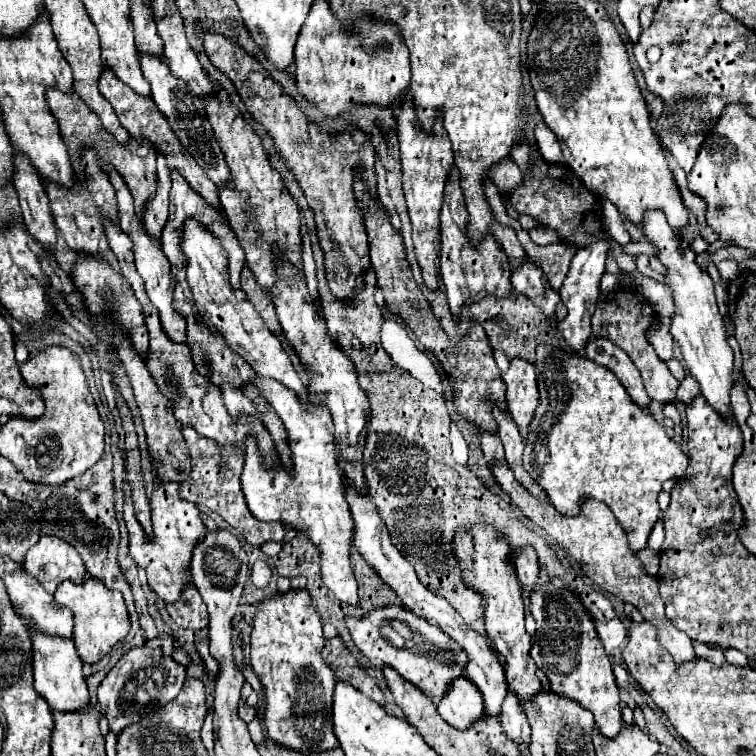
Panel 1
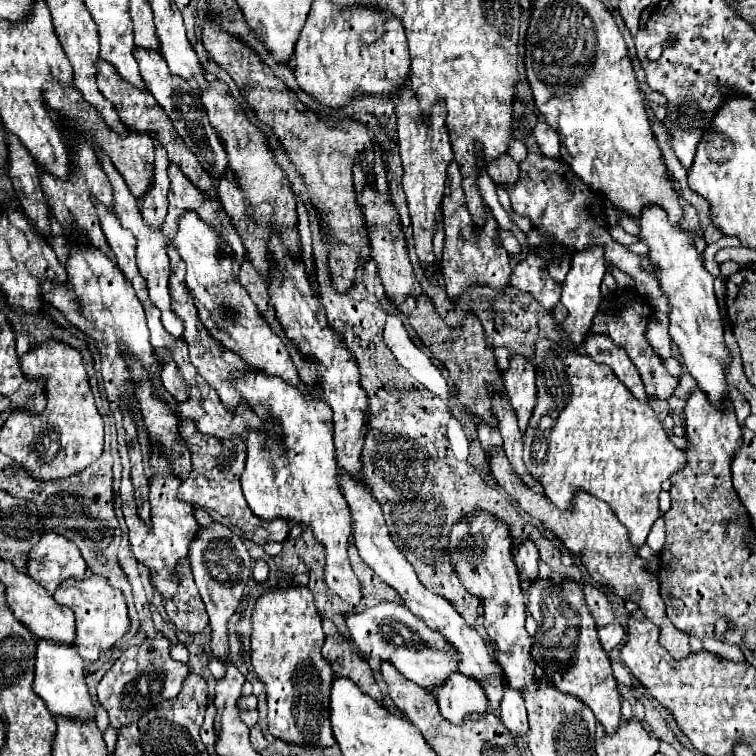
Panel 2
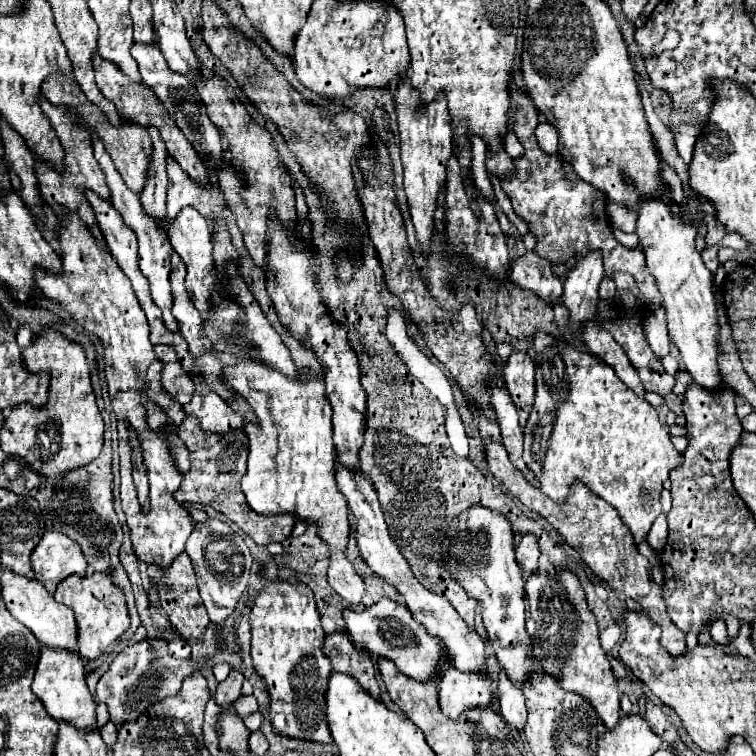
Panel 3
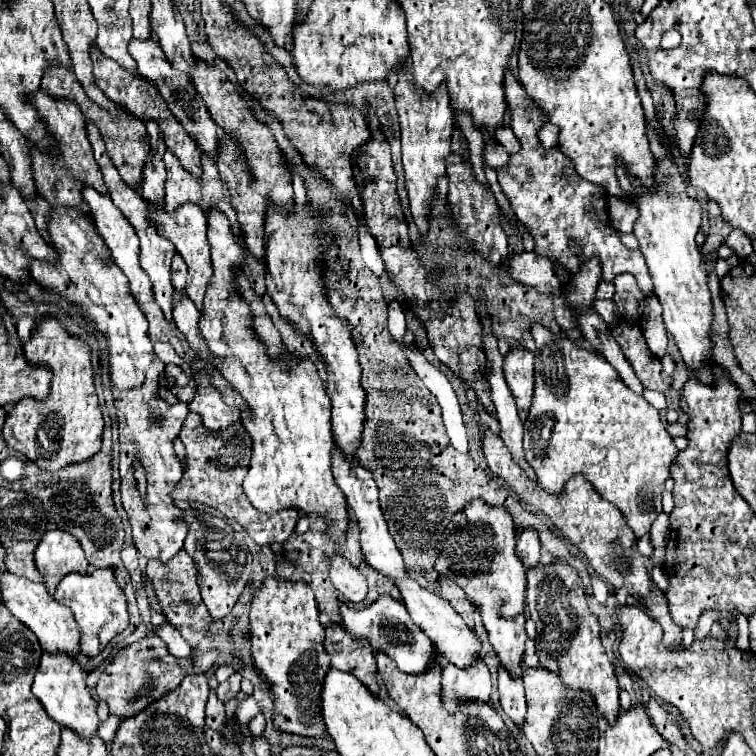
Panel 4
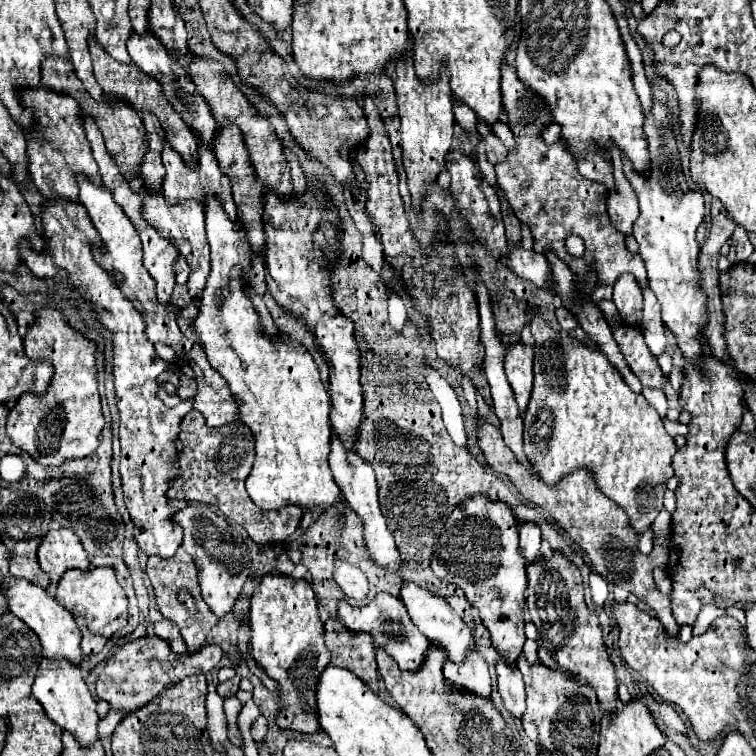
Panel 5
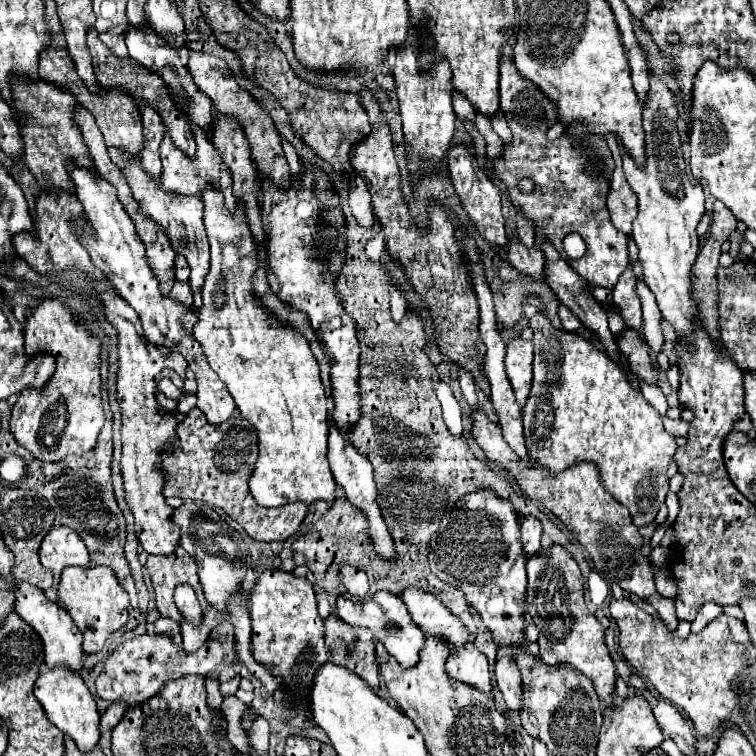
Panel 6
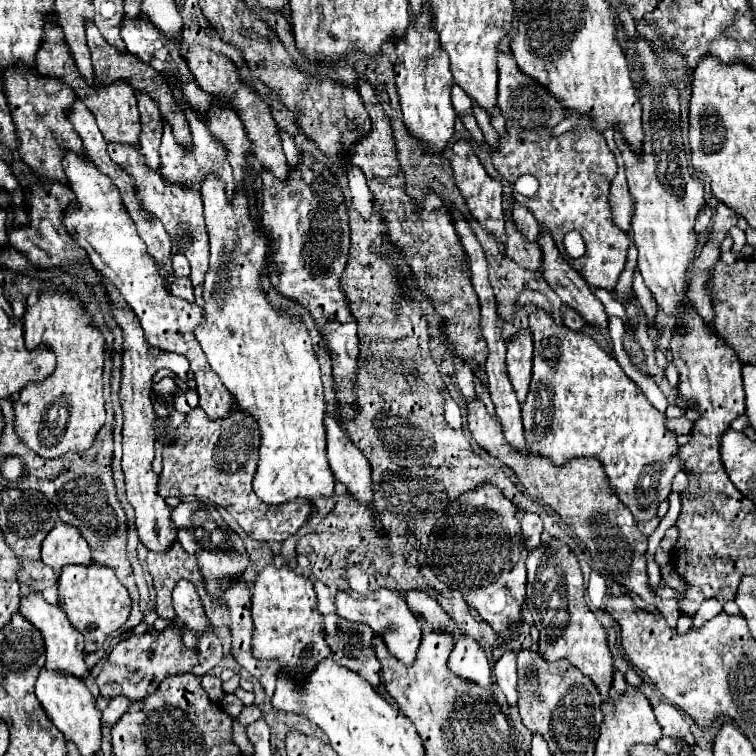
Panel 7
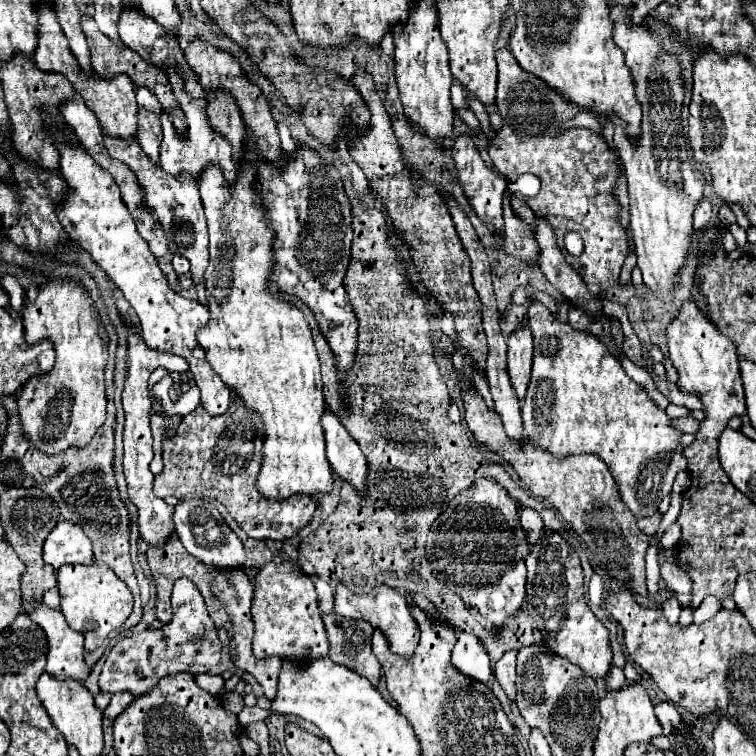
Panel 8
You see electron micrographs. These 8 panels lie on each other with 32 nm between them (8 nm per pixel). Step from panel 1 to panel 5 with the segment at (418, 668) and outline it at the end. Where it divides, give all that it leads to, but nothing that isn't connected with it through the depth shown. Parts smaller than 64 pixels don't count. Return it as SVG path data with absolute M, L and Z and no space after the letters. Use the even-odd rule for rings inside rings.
M380 592L366 606L352 606L348 600L340 600L338 602L338 618L350 630L370 632L374 638L374 644L382 646L398 662L398 666L402 670L416 670L422 664L424 652L428 648L428 638L416 628L416 624L412 624L410 616L404 608L404 602L400 598L394 598L388 592Z

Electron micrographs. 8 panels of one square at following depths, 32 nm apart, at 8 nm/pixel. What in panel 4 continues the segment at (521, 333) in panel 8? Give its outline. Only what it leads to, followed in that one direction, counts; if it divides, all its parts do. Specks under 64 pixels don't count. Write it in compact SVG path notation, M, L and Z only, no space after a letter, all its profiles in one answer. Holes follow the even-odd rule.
M514 348L504 358L504 376L518 404L518 414L526 420L534 390L534 354L526 348Z

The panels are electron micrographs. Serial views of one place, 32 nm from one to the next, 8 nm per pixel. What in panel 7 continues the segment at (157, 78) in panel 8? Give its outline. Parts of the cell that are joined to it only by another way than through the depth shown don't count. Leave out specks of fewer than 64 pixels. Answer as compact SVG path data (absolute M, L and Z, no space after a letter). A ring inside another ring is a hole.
M88 22L88 24L84 24L84 26L86 26L86 38L88 38L88 48L90 48L90 52L92 52L92 64L94 64L94 74L96 74L96 78L98 78L102 84L110 84L110 82L114 82L114 80L118 80L118 78L124 78L124 80L130 82L130 86L132 86L134 90L138 90L138 92L142 92L142 90L148 92L148 94L158 102L162 116L170 122L172 132L174 132L174 138L176 138L180 144L190 146L190 128L188 128L188 122L186 122L186 118L184 118L184 112L178 108L178 104L176 104L176 100L174 100L174 96L172 96L172 88L170 88L168 80L164 80L164 76L160 76L160 72L156 72L154 68L148 68L148 64L144 64L142 60L136 60L136 56L132 56L130 52L116 52L116 50L104 40L104 36L100 36L98 28L96 28L92 22Z

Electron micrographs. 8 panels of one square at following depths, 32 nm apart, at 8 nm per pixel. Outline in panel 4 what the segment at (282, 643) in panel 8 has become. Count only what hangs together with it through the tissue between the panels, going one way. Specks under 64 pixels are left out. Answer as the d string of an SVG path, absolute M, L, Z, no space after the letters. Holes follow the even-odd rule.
M266 578L254 592L250 608L250 642L254 666L272 682L274 692L274 726L280 732L294 732L300 736L320 738L326 736L320 716L320 686L326 670L330 668L330 656L324 648L324 626L318 618L318 606L312 588L306 582L292 584L290 580Z

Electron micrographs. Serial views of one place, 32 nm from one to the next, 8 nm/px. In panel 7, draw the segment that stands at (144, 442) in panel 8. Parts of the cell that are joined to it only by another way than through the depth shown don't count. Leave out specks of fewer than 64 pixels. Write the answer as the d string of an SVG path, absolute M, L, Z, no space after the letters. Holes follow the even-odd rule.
M112 304L114 318L118 326L124 330L124 366L122 366L122 390L120 390L120 404L124 410L124 456L122 456L122 470L126 478L126 496L128 502L136 510L136 528L142 544L148 550L162 552L166 550L172 540L176 538L176 526L170 518L172 506L169 506L165 500L157 493L158 475L152 471L152 462L154 460L154 443L156 437L166 432L167 429L152 428L152 422L156 418L150 392L152 392L152 374L160 368L167 368L175 373L179 378L185 380L186 374L190 369L190 363L180 354L168 354L158 348L148 346L144 340L142 328L138 318L130 312L120 308L118 304Z

